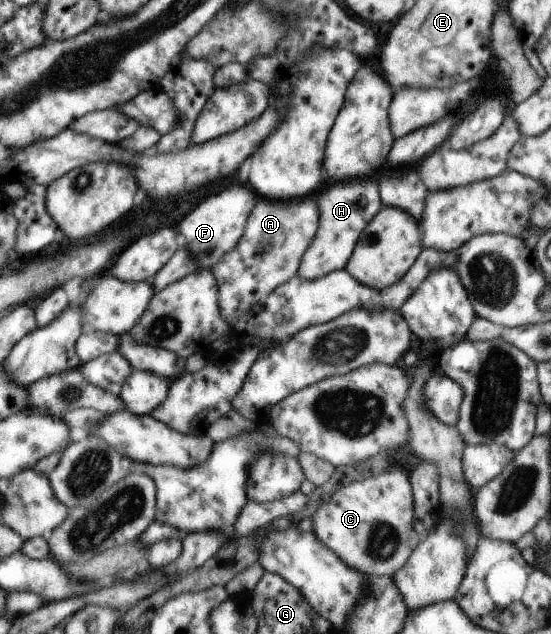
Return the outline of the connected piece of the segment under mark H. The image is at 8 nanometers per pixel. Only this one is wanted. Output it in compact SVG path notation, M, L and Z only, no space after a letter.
M348 180L332 184L318 194L316 206L319 207L319 223L311 245L302 257L297 271L303 280L314 280L326 276L328 272L343 270L354 244L366 224L380 211L382 200L379 198L378 183L374 180Z

